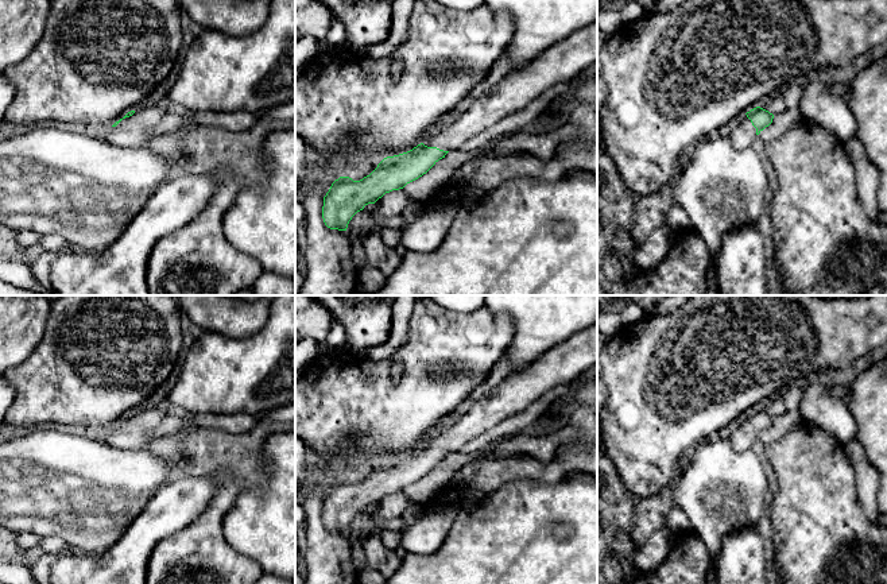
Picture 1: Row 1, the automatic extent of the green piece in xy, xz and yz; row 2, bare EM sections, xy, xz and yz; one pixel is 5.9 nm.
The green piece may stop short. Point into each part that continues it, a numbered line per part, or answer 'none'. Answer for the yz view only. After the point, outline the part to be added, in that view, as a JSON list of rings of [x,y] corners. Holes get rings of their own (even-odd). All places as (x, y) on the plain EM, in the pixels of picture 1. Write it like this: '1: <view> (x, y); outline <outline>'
1: yz (742, 434); outline [[[747,417],[732,425],[727,432],[728,438],[736,452],[744,452],[752,448],[758,441],[756,430],[752,428]]]

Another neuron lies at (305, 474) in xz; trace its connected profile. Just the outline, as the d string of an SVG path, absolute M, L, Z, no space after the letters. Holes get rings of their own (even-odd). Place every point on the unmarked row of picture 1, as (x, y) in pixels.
M295 433L295 488L311 483L318 476L318 472L306 464L307 455L307 446Z

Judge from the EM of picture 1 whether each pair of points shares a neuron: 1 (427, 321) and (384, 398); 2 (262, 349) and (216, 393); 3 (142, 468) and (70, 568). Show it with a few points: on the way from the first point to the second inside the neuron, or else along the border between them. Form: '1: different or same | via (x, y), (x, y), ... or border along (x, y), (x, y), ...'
1: same | via (427, 341), (427, 359), (425, 364), (405, 385)
2: same | via (251, 360), (227, 382)
3: different | border along (113, 544), (99, 553), (70, 550)

